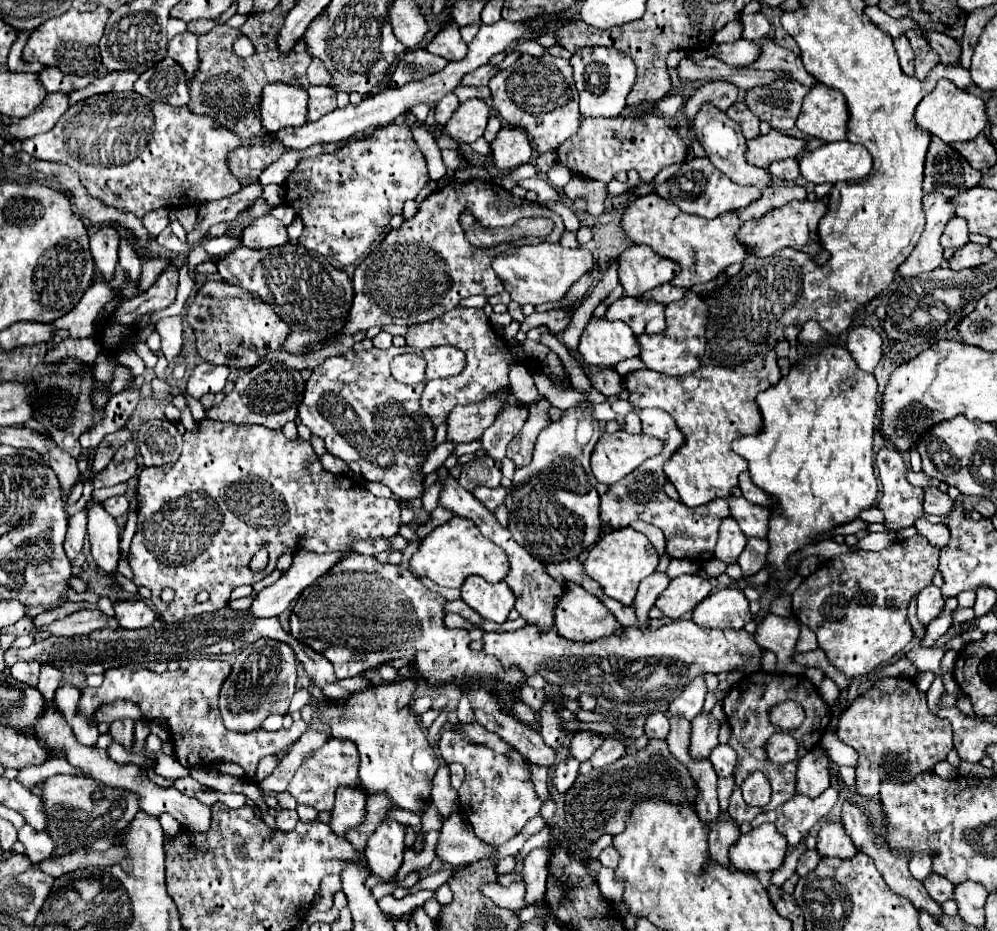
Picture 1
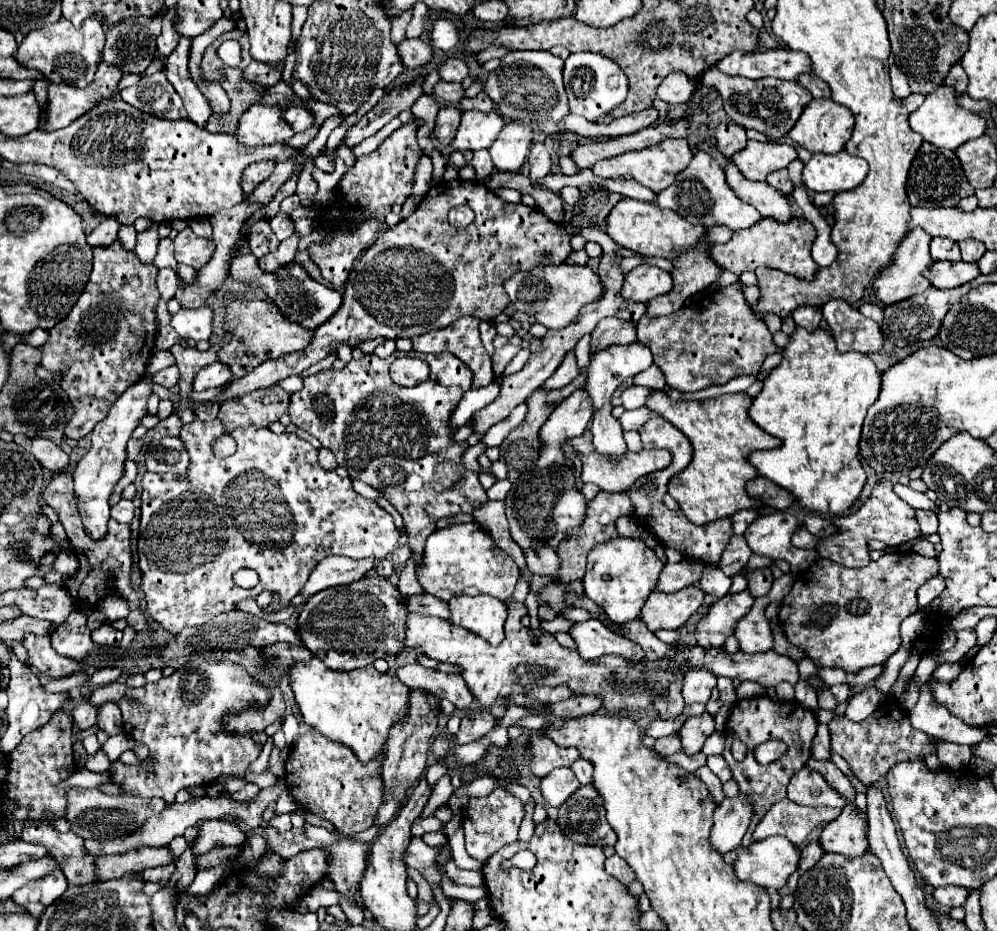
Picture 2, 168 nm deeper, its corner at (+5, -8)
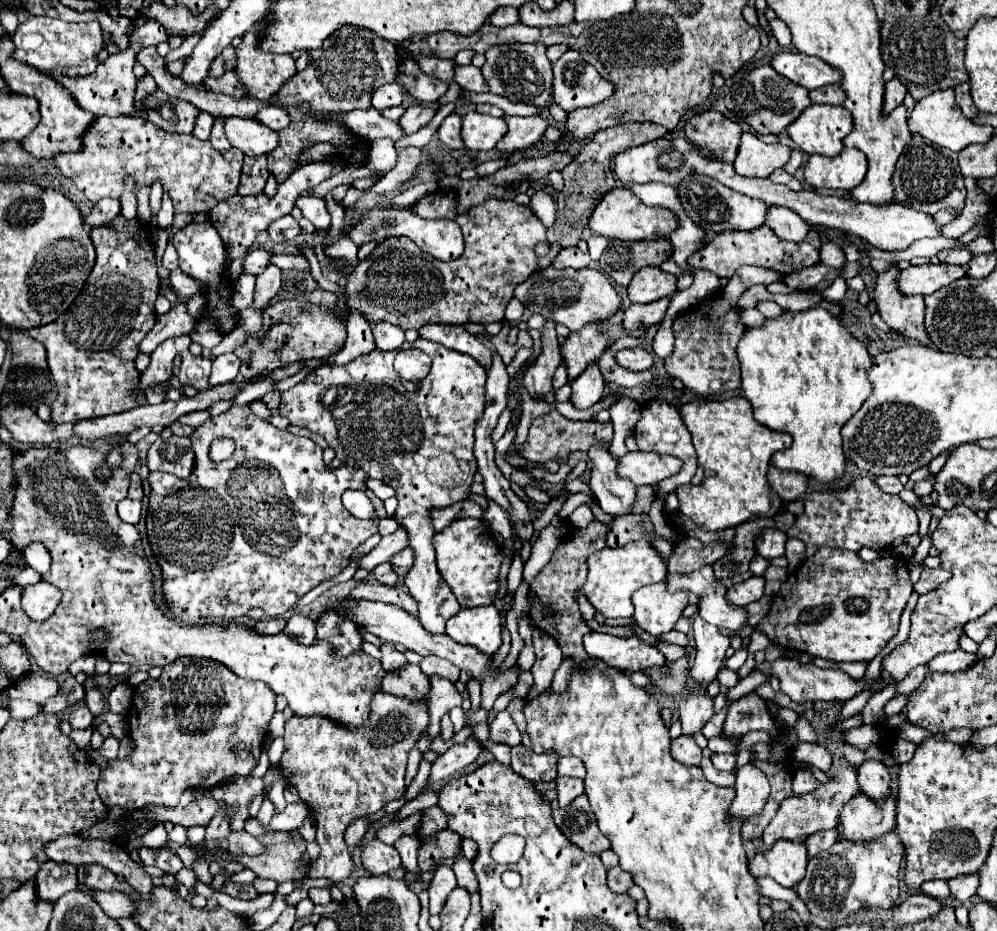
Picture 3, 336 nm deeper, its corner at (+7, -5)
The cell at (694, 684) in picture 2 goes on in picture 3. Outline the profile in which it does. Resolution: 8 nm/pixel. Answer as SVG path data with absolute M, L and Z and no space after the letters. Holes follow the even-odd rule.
M703 617L693 619L693 637L695 637L695 657L691 663L691 679L695 687L705 687L711 683L725 661L729 649L729 637L721 635L717 627L709 625Z

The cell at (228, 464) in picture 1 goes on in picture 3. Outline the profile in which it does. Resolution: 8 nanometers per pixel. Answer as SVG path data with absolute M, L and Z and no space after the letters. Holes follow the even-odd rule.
M233 405L217 417L209 417L193 431L191 441L195 453L193 473L187 479L177 479L169 473L151 473L147 509L147 541L161 567L163 607L171 611L181 625L197 627L205 623L233 621L255 607L261 607L269 619L281 617L307 591L341 573L353 551L379 531L377 521L361 521L343 507L341 495L347 489L363 491L371 499L377 519L387 517L383 501L365 487L367 475L361 469L347 465L327 469L319 445L259 419L251 413L249 405ZM219 435L233 437L237 449L231 459L213 463L207 451L211 441Z

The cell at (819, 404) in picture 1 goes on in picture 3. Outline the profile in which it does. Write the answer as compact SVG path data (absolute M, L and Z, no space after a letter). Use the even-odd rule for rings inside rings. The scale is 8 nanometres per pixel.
M813 307L799 313L785 311L779 319L767 319L763 327L749 327L739 341L737 355L743 373L741 389L753 407L753 417L761 425L793 437L789 449L777 451L771 457L771 465L783 471L801 473L825 485L843 479L847 475L847 459L841 447L841 427L859 411L865 397L873 391L867 377L873 367L873 359L867 353L867 347L857 341L827 309Z

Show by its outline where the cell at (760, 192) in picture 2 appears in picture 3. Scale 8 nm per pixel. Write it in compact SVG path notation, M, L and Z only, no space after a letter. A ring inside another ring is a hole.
M769 205L765 213L765 225L771 227L785 241L803 241L807 231L811 229L801 217L797 217L791 209Z

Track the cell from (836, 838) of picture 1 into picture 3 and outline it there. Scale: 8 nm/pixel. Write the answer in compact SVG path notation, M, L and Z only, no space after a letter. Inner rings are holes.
M863 793L855 795L841 811L839 815L839 833L843 839L847 841L873 841L889 831L893 831L895 827L895 799L887 797L885 805L881 805L881 809L877 809L877 805L873 805L873 801L869 801L869 797L865 797Z

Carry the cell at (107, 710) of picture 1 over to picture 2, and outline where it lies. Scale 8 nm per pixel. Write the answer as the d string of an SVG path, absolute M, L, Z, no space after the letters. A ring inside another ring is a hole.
M79 702L79 706L73 710L73 722L81 728L87 730L91 726L95 726L97 722L97 708L89 702Z

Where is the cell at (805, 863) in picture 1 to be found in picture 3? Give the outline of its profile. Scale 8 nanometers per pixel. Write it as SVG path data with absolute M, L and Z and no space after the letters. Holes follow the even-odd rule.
M829 829L829 831L817 831L811 837L805 839L805 847L807 847L807 855L815 857L821 851L829 849L835 841L839 839L839 831L837 829Z

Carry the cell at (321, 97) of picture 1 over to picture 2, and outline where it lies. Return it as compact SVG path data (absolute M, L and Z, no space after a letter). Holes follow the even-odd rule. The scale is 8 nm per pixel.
M299 106L299 108L285 110L283 112L283 120L293 128L293 132L305 132L313 122L313 114L307 108Z

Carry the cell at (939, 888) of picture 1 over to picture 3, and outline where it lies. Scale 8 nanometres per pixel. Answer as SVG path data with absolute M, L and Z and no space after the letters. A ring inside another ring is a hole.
M973 873L973 877L955 877L953 881L947 881L947 883L949 883L949 889L951 889L951 895L959 903L965 903L975 895L977 881L979 881L979 877L977 877L977 873Z

